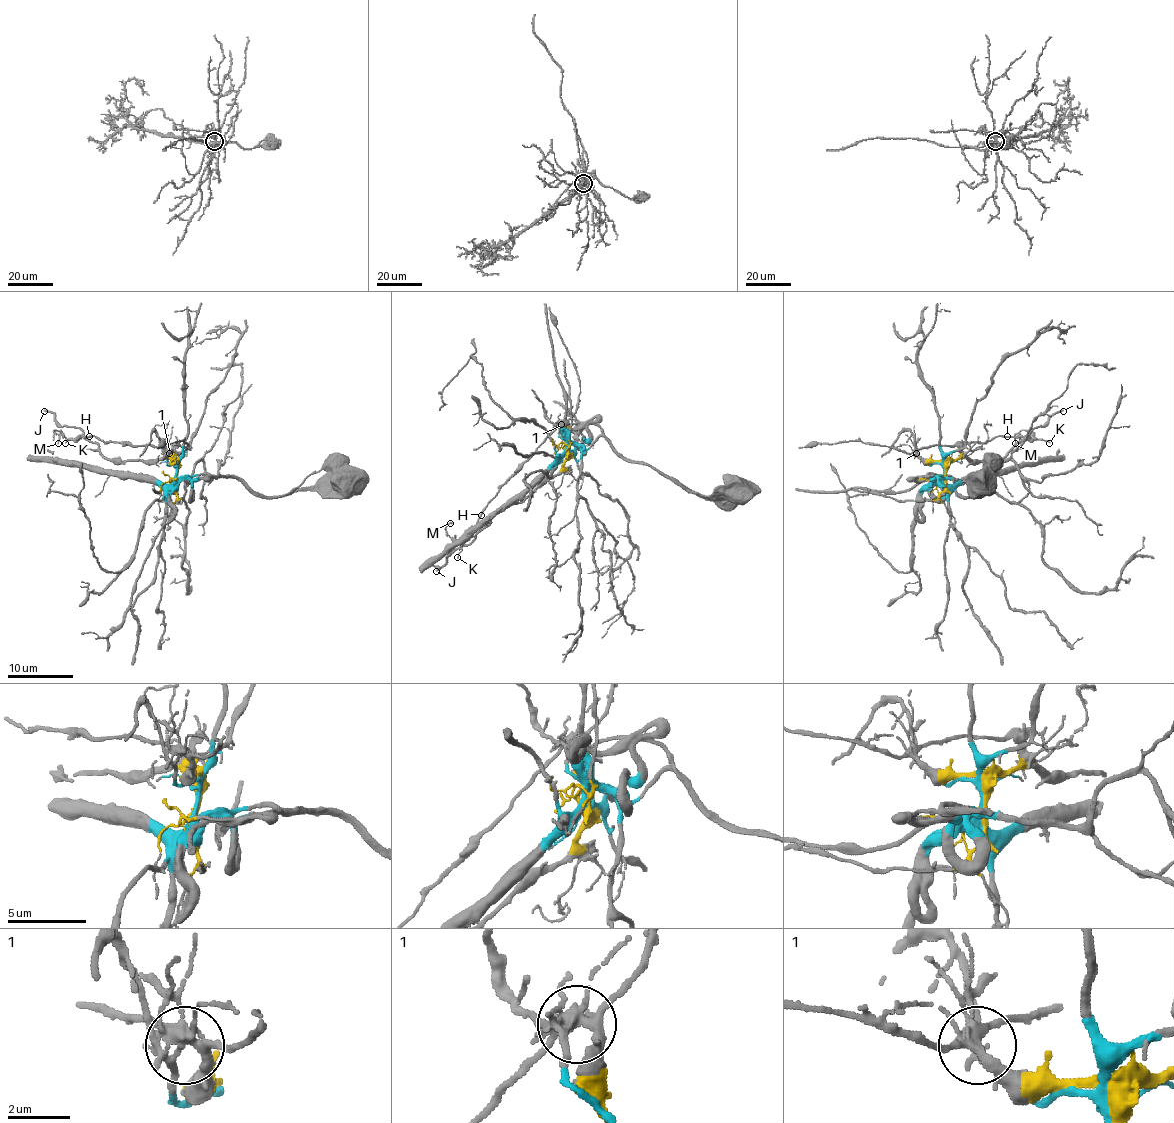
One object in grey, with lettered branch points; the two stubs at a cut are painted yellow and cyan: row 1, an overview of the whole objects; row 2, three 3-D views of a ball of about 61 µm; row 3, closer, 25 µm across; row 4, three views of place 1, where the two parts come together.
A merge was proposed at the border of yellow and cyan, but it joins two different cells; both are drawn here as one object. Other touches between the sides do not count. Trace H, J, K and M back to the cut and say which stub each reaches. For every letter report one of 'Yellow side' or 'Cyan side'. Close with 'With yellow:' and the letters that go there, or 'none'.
H: Yellow side
J: Yellow side
K: Yellow side
M: Yellow side
With yellow: H, J, K, M

